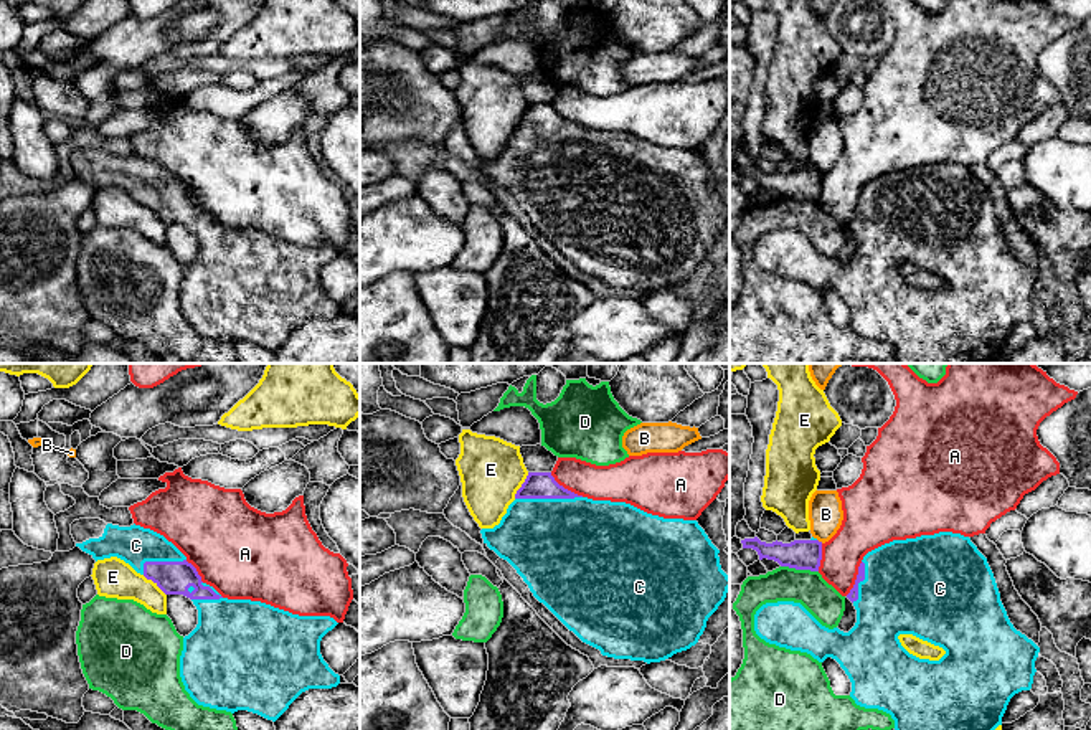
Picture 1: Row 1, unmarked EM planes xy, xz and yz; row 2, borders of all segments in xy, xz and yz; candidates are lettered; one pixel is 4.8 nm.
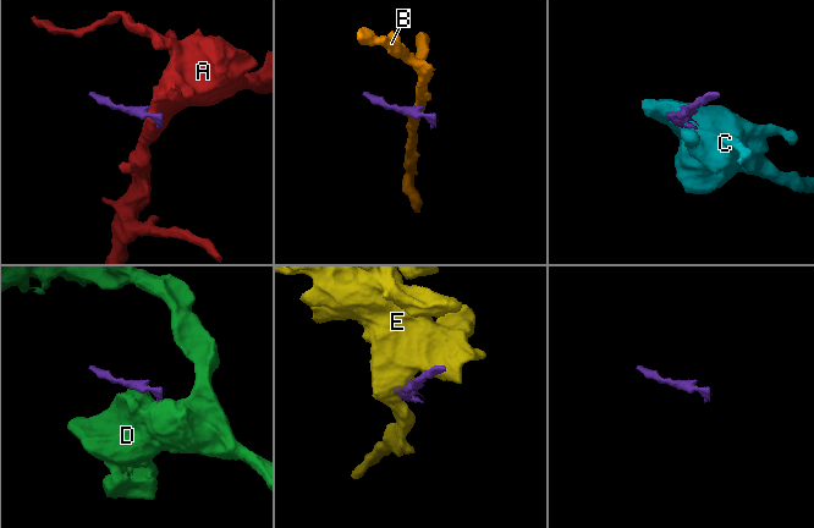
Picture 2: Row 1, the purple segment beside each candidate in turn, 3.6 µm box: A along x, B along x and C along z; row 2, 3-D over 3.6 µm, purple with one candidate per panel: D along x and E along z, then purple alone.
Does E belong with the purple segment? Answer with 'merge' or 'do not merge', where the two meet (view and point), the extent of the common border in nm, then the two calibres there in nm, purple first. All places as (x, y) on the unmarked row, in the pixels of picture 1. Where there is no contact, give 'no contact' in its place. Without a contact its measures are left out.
do not merge | xz (522, 116) | 150 nm | 130/320 nm

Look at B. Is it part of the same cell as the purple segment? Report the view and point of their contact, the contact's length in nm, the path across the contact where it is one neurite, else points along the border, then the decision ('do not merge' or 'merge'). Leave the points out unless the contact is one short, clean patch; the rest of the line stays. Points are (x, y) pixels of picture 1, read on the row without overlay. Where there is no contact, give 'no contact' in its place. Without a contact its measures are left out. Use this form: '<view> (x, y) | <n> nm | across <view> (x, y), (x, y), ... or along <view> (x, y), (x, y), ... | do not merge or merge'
yz (821, 172) | 40 nm | along yz (817, 169), (822, 172) | do not merge

